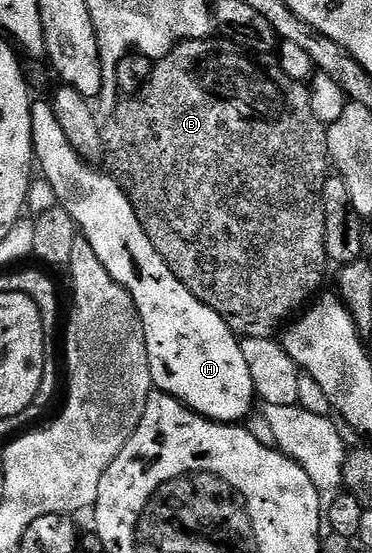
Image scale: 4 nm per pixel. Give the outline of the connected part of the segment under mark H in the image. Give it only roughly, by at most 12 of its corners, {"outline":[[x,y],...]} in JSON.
{"outline":[[50,103],[35,159],[131,295],[155,388],[206,420],[257,404],[240,337],[173,274]]}

